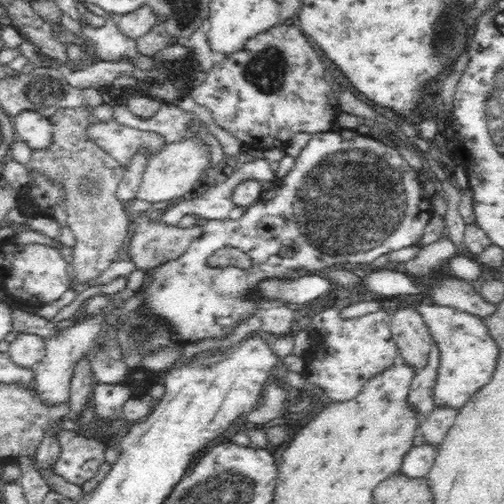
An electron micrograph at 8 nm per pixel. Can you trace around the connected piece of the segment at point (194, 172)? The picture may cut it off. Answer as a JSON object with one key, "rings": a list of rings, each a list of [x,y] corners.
{"rings":[[[186,137],[165,143],[164,148],[147,162],[136,197],[151,203],[163,200],[174,203],[199,184],[200,176],[209,164],[210,149],[198,137]]]}

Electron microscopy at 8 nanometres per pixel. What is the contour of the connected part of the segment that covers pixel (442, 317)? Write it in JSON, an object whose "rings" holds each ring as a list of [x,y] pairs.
{"rings":[[[420,304],[416,311],[424,319],[433,343],[439,348],[439,367],[433,397],[436,407],[459,410],[471,396],[492,380],[499,355],[496,341],[490,337],[481,317],[448,306]]]}

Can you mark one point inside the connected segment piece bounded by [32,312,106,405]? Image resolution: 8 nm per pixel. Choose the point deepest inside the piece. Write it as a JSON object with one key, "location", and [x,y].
{"location":[53,375]}

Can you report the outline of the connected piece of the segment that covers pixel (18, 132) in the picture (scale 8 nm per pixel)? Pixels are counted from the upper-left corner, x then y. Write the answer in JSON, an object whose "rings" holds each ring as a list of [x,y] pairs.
{"rings":[[[22,110],[11,117],[16,140],[24,141],[32,149],[45,149],[52,142],[51,122],[38,111]]]}

